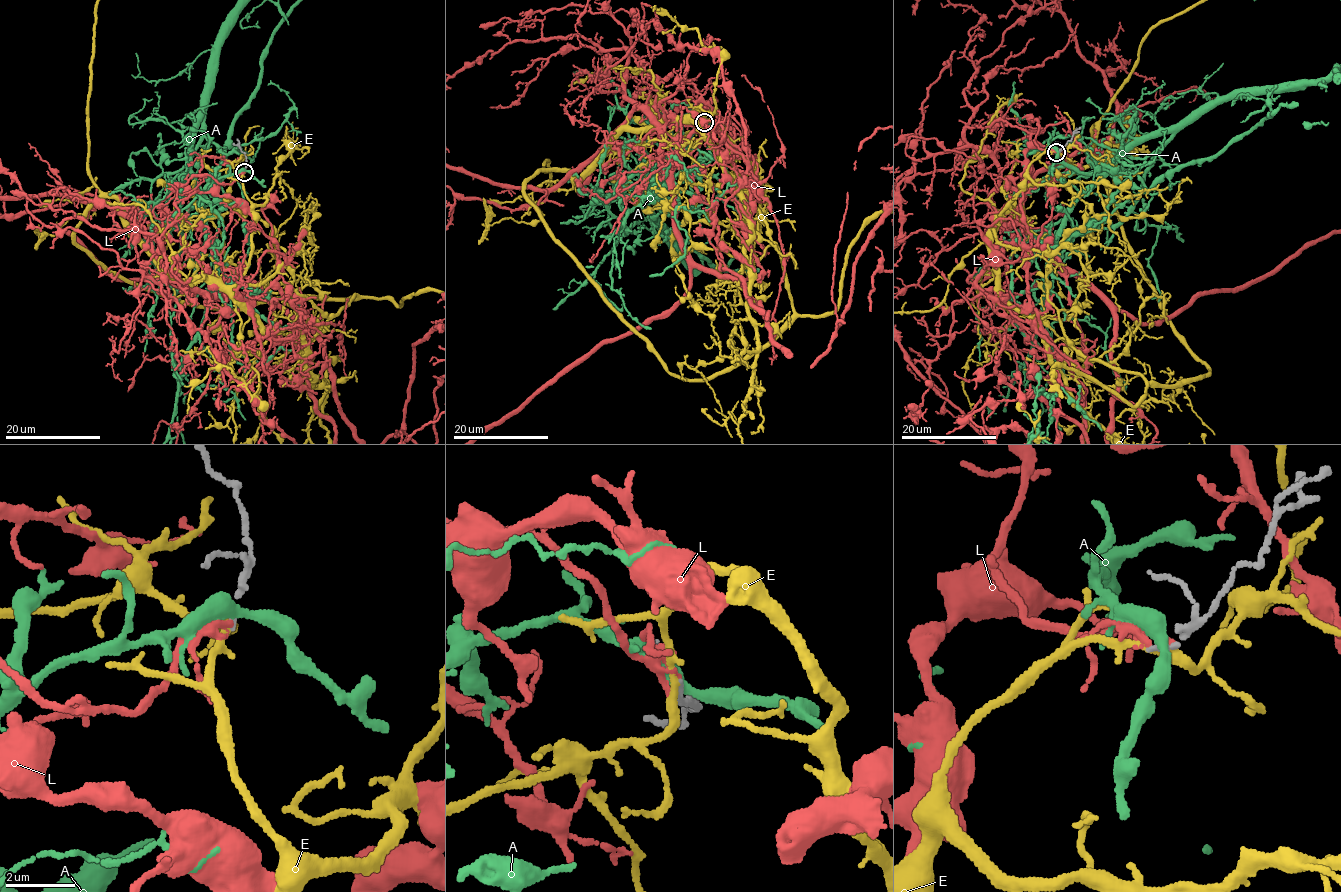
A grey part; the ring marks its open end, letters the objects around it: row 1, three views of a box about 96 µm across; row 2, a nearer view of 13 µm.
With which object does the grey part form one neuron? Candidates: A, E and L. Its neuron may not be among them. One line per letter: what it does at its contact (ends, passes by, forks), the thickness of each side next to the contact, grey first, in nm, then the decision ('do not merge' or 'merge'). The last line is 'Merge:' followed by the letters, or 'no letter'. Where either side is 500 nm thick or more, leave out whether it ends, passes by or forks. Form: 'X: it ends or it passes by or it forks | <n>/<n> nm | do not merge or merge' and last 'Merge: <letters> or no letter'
A: it passes by | 140/380 nm | do not merge
E: it passes by | 130/240 nm | do not merge
L: it ends | 130/190 nm | merge
Merge: L

